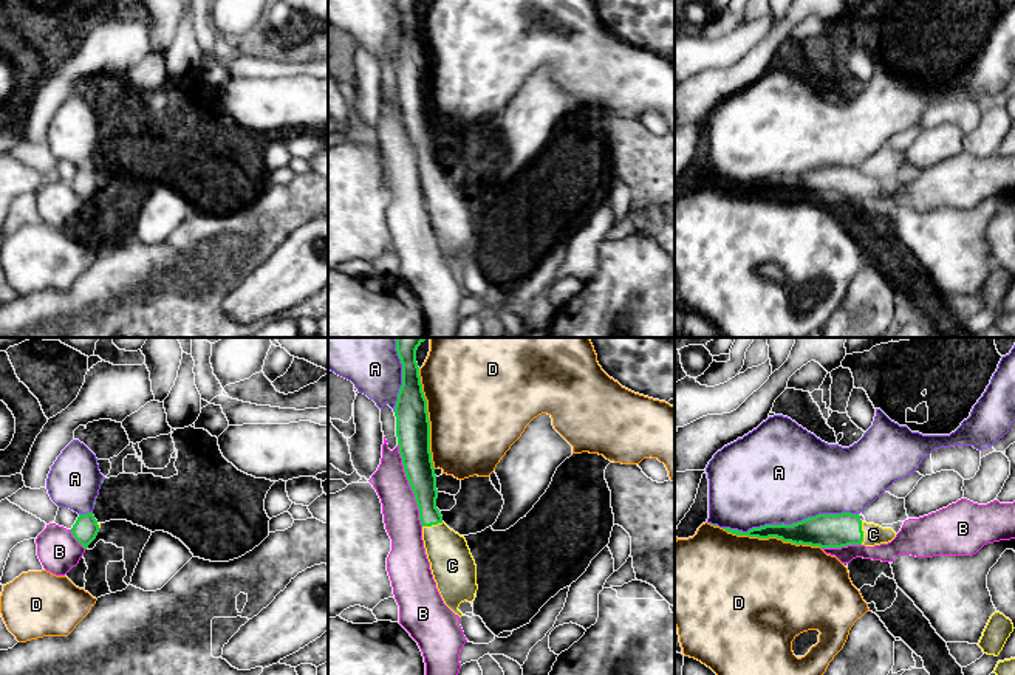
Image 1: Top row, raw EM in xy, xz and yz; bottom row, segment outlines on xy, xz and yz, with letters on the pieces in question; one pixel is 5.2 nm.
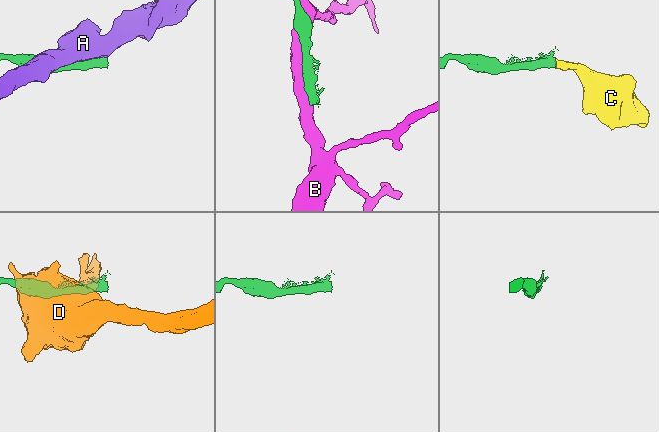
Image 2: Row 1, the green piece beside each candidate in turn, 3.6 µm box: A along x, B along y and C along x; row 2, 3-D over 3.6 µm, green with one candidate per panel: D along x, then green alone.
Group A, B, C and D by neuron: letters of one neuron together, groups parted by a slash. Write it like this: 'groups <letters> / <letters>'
groups A / B / C / D

